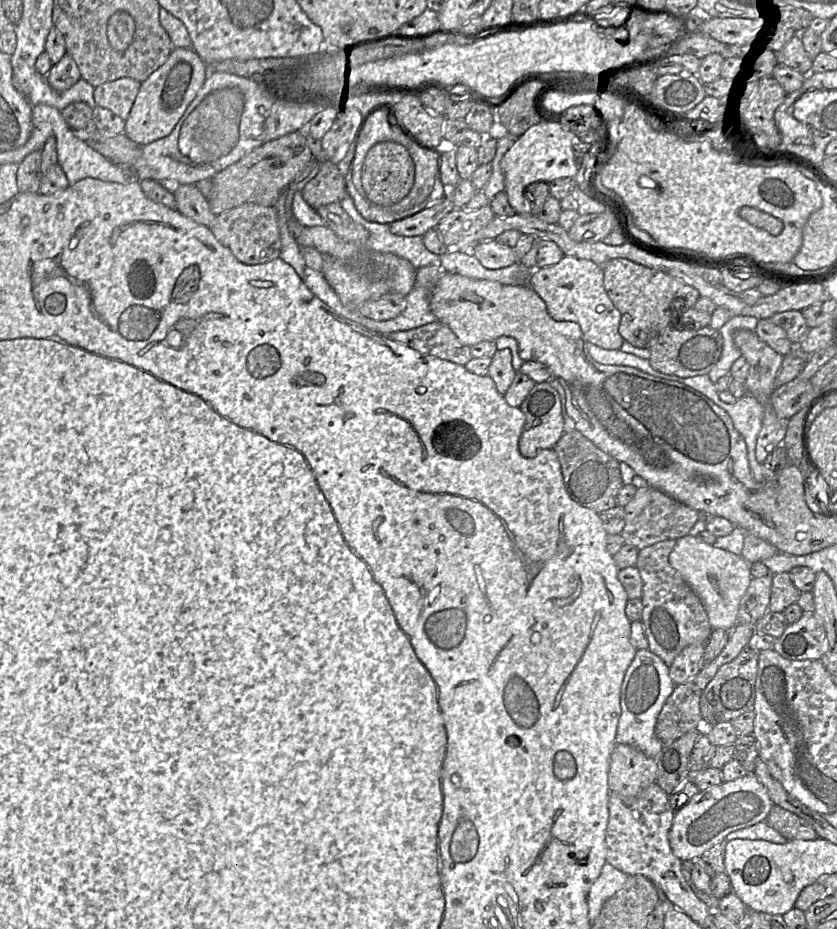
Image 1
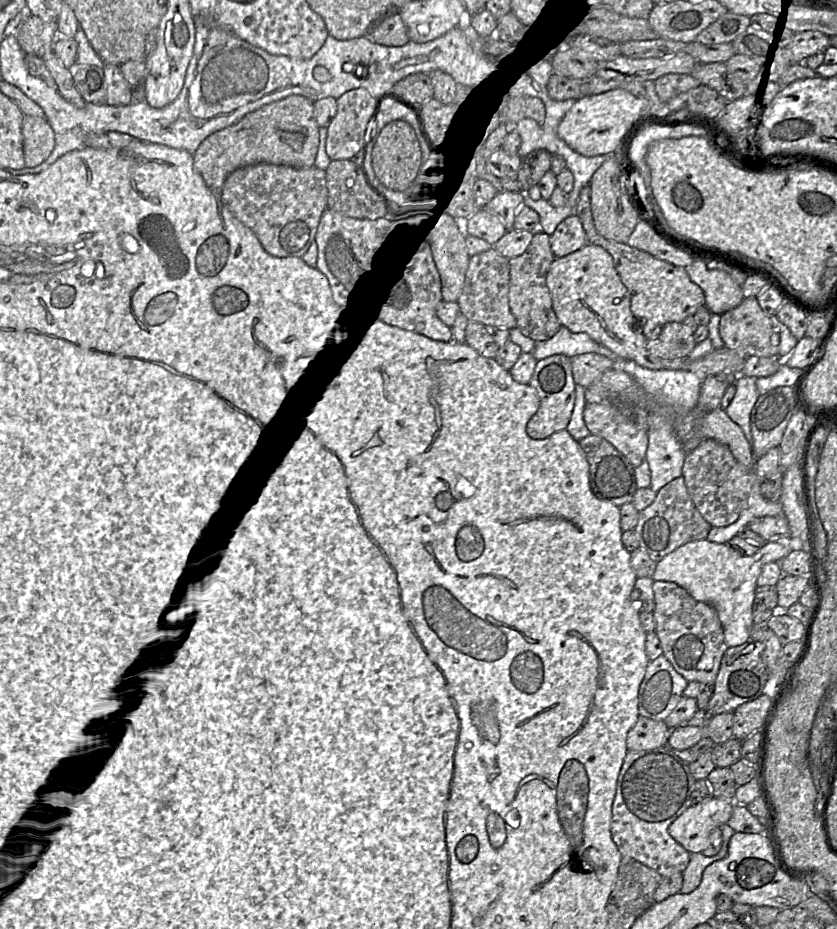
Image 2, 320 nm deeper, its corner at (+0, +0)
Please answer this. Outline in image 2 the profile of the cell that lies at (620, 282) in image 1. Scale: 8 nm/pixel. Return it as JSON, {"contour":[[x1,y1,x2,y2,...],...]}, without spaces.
{"contour":[[590,185,581,189,573,214,580,219,588,243,602,247,612,256,615,269,630,295,631,311,644,335,650,335,654,329,659,329,666,323,683,322,705,305,702,289,691,281,686,268,655,258,627,243,608,240,597,232,591,213]]}

